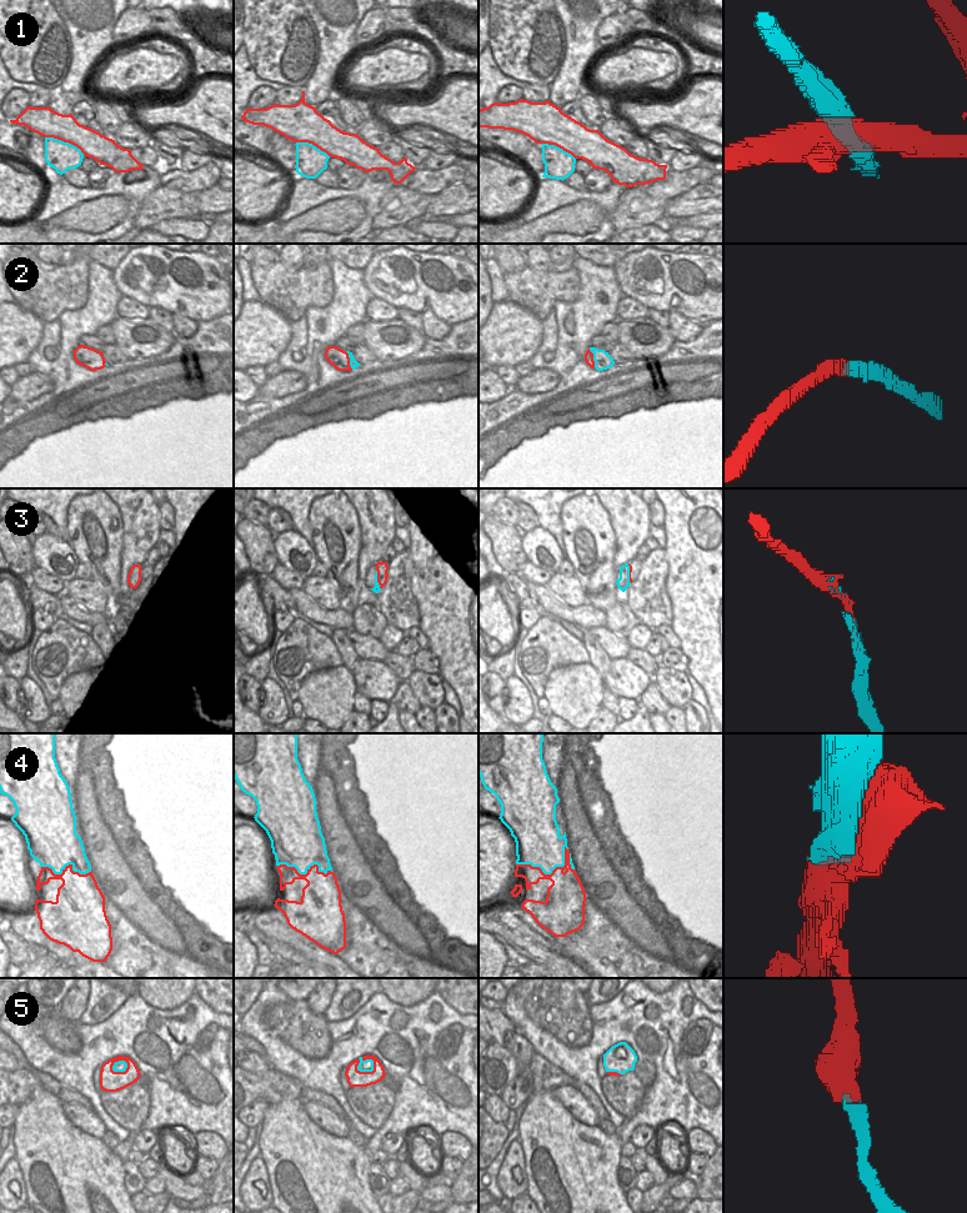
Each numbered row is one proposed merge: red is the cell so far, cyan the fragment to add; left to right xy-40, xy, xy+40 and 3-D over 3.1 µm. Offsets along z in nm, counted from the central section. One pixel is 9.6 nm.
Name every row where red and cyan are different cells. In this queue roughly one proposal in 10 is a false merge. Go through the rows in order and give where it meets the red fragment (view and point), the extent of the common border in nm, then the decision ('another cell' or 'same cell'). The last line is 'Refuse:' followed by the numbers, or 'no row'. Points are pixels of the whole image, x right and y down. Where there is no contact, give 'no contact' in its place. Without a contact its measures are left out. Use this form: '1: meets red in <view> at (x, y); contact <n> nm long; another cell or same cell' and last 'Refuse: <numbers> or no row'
1: meets red in xy-40 at (65, 141); contact 420 nm long; another cell
2: meets red in xy+40 at (592, 359); contact 200 nm long; same cell
3: meets red in xy+40 at (630, 574); contact 200 nm long; same cell
4: meets red in xy+40 at (549, 875); contact 550 nm long; same cell
5: meets red in xy at (362, 1059); contact 200 nm long; same cell
Refuse: 1

